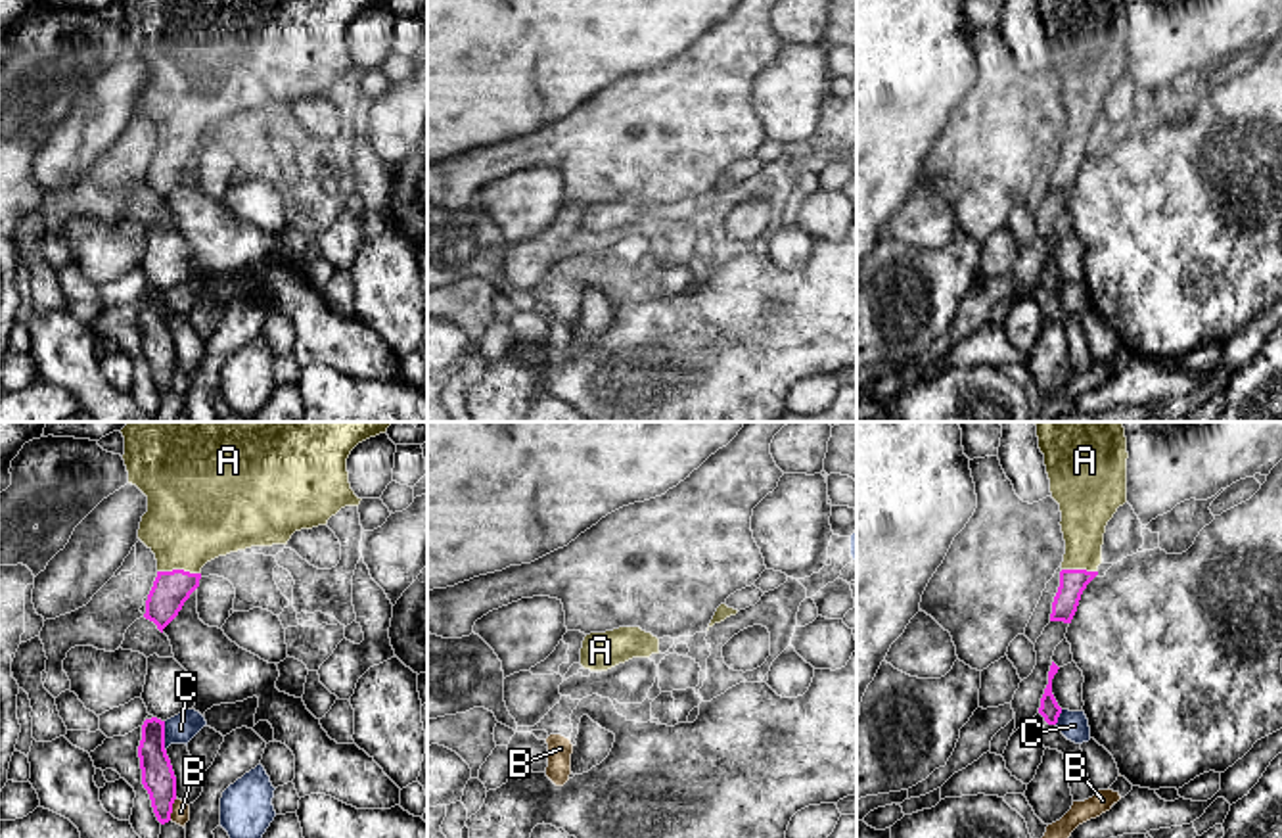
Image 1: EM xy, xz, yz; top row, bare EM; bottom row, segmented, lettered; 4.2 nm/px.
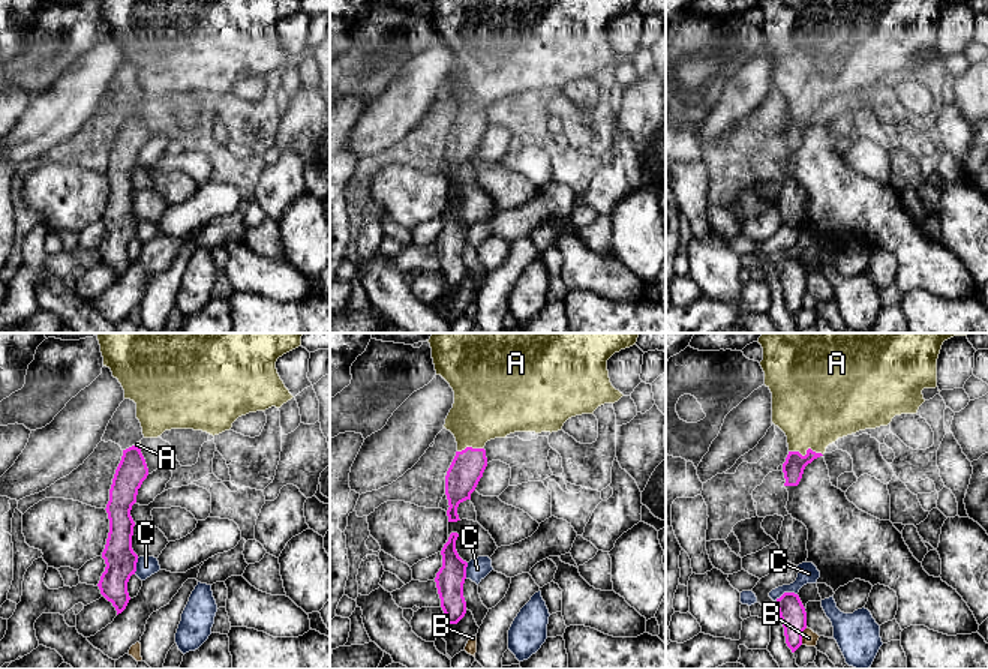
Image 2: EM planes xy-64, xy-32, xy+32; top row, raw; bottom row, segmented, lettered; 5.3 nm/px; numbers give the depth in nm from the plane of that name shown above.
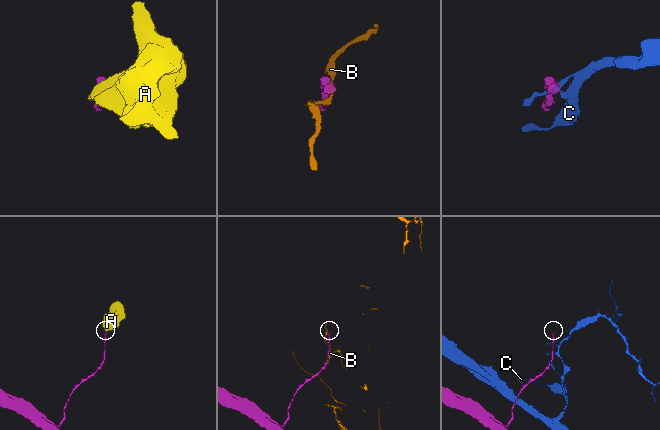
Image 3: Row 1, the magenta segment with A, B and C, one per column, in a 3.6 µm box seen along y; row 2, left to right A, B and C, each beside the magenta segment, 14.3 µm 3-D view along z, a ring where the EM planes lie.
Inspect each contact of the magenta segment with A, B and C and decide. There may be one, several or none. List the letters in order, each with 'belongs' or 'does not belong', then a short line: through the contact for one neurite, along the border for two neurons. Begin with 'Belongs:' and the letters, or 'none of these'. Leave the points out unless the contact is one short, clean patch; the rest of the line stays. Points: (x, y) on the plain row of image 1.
Belongs: A
A: belongs; line xy (171, 160), (179, 140), (194, 85)
B: does not belong; line xy (177, 369), (169, 390)
C: does not belong

